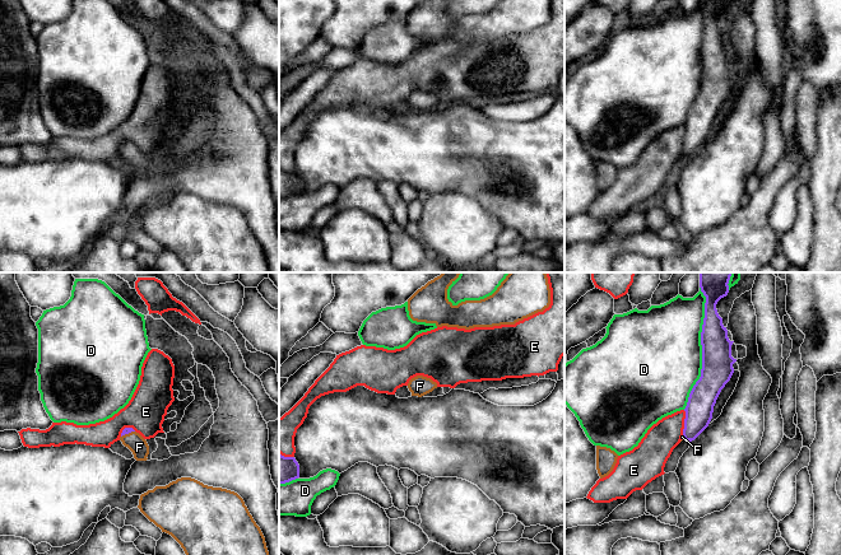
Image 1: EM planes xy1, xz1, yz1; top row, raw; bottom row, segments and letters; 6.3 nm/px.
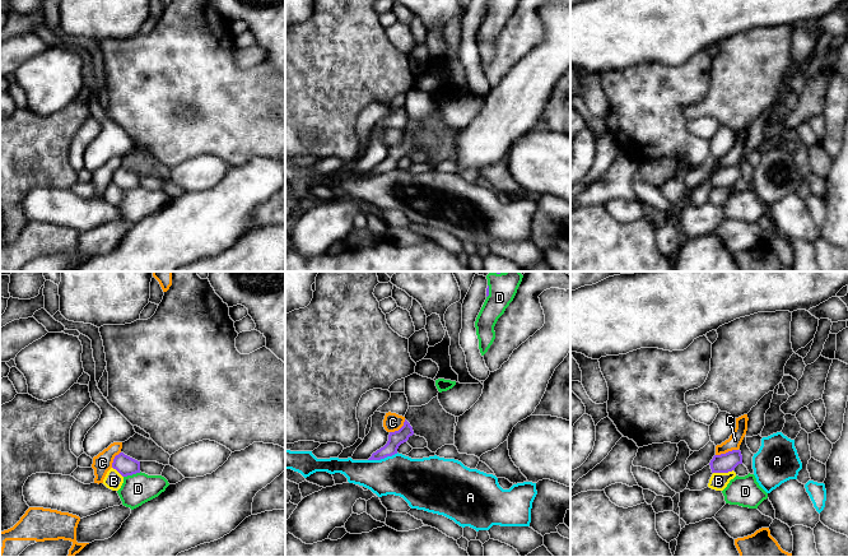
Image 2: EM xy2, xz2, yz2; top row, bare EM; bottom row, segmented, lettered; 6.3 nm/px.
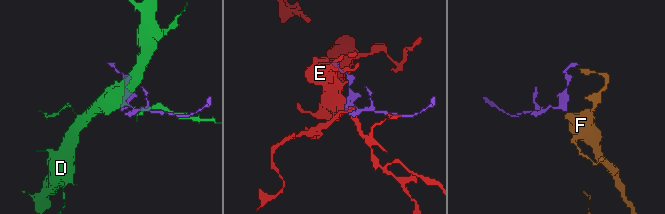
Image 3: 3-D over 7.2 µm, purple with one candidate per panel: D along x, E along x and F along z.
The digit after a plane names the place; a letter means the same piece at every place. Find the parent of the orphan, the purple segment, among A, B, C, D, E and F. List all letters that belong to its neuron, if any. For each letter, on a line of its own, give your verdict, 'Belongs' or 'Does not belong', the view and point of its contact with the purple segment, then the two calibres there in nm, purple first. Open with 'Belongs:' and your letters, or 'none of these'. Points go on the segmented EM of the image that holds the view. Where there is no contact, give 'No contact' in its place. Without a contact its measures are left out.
Belongs: F
A: Does not belong. Touches purple at xz2 (382, 458). Thickness 100 nm (purple) against 280 nm
B: Does not belong. Touches purple at yz2 (722, 472). Thickness 120 nm (purple) against 110 nm
C: Does not belong. Touches purple at yz2 (726, 453). Thickness 120 nm (purple) against 90 nm
D: Does not belong. Touches purple at yz1 (702, 348). Thickness 190 nm (purple) against 480 nm
E: Does not belong. Touches purple at yz1 (684, 423). Thickness 180 nm (purple) against 200 nm
F: Belongs. Touches purple at xy1 (128, 433). Thickness 50 nm (purple) against 120 nm

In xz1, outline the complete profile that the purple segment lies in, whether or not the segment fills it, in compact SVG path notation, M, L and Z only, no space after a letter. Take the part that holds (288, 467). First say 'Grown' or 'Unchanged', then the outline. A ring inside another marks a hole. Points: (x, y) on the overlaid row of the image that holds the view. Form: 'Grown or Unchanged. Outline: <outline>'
Unchanged. Outline: M279 453L279 484L285 484L299 477L299 465L294 457Z

